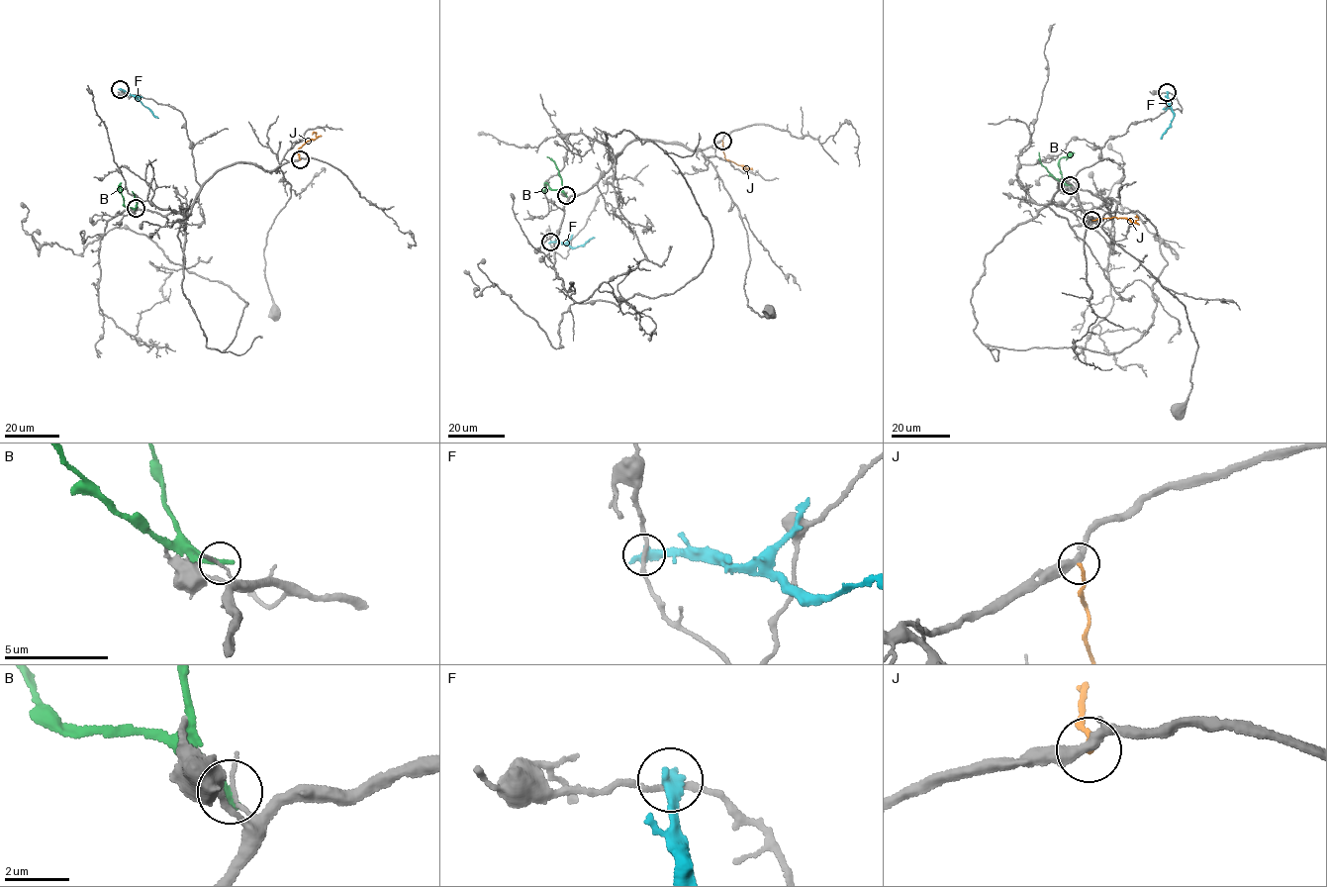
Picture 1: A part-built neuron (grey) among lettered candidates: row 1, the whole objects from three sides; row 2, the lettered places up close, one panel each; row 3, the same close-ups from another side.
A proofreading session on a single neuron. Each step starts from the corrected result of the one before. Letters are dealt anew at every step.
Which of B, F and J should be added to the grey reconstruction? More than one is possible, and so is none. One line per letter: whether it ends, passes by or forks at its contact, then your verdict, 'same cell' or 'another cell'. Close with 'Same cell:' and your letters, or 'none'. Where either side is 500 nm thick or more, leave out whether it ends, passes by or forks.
B: it ends | another cell
F: it ends | another cell
J: it ends | another cell
Same cell: none

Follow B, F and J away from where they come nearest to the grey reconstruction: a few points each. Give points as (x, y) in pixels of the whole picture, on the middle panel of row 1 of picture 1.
B: (566, 195), (556, 164), (546, 156)
F: (550, 242), (575, 248), (594, 237)
J: (722, 141), (724, 157), (746, 167), (742, 168)

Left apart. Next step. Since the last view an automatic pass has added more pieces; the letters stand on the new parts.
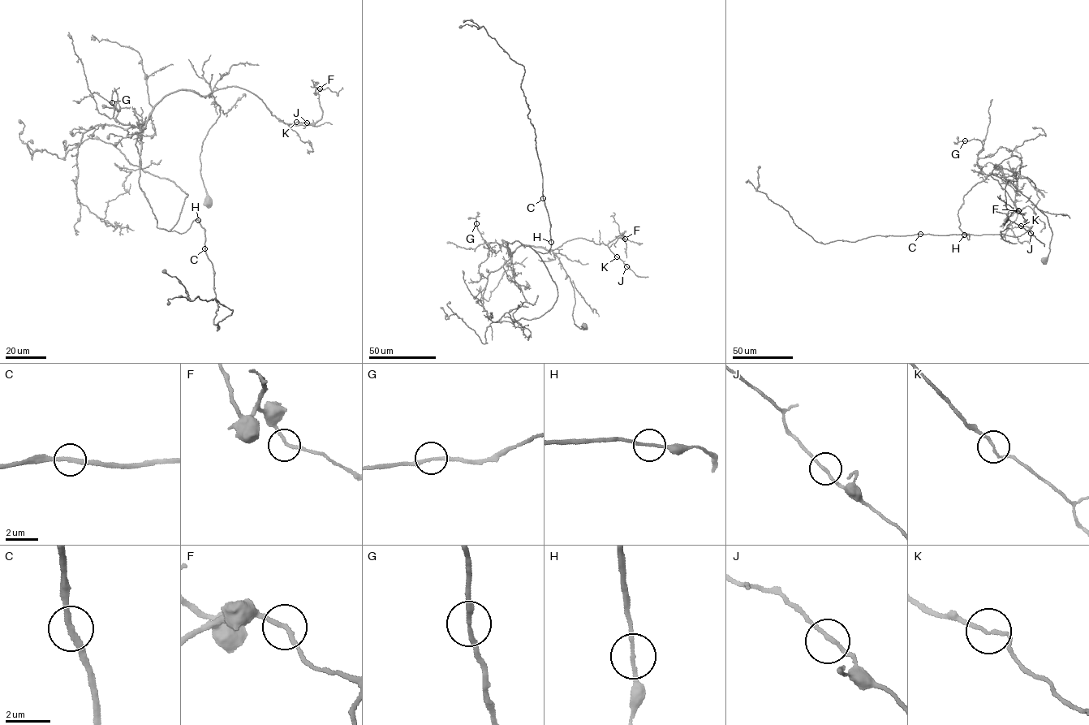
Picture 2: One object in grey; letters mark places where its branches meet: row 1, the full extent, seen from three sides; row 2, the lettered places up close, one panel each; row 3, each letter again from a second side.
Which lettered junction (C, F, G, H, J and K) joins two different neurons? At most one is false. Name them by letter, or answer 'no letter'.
no letter

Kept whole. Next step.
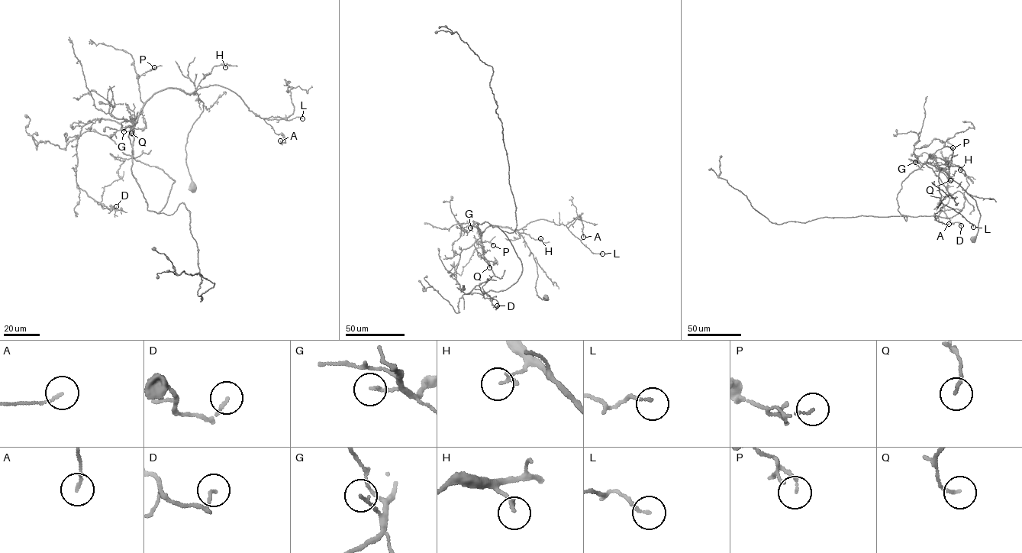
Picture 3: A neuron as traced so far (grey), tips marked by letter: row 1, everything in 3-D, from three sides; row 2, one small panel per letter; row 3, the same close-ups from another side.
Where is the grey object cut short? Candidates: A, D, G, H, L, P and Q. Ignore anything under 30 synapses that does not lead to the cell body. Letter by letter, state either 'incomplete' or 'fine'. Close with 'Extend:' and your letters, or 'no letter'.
A: fine
D: fine
G: fine
H: fine
L: fine
P: fine
Q: fine
Extend: no letter

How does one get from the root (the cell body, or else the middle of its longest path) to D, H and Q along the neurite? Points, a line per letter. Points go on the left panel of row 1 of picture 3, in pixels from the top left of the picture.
D: (194, 185), (185, 144), (204, 103), (165, 88), (132, 120), (82, 127), (76, 185), (103, 208), (116, 206)
H: (194, 185), (186, 164), (185, 144), (204, 103), (195, 92), (214, 66), (225, 67)
Q: (194, 185), (185, 144), (203, 109), (198, 94), (156, 92), (138, 117), (127, 109), (131, 133)

